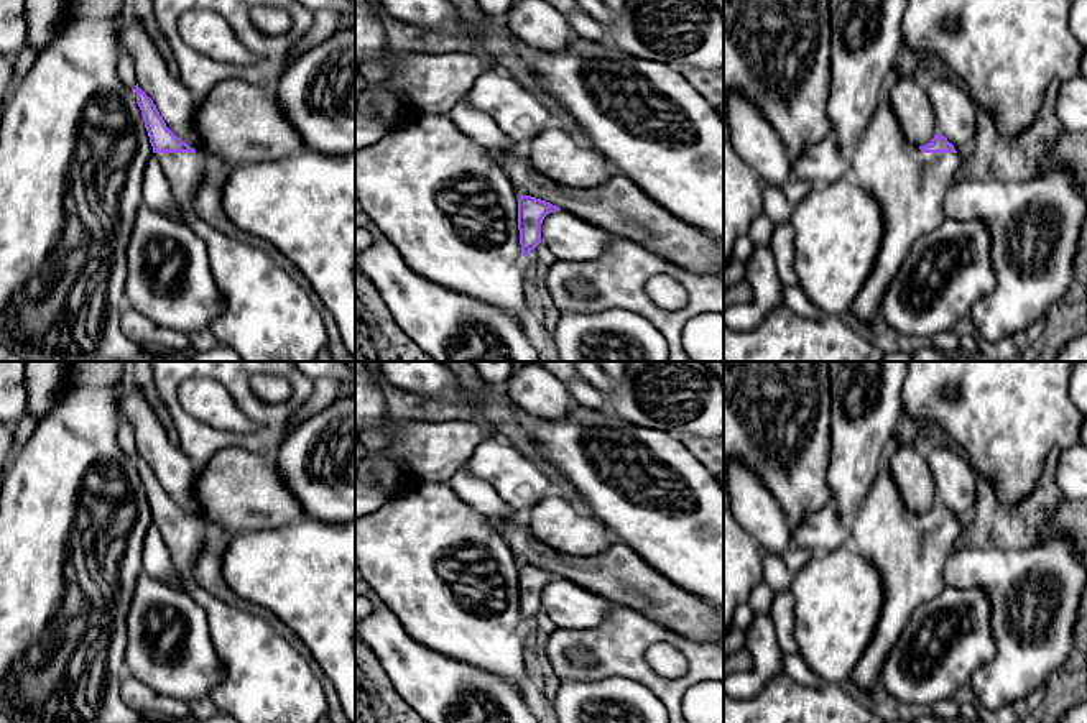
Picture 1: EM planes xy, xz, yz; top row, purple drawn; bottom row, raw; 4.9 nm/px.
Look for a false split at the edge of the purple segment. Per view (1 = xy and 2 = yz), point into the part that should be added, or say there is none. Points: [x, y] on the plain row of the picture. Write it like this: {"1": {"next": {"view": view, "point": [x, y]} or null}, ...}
{"1": {"next": {"view": "xy", "point": [185, 539]}}, "2": {"next": {"view": "yz", "point": [910, 552]}}}

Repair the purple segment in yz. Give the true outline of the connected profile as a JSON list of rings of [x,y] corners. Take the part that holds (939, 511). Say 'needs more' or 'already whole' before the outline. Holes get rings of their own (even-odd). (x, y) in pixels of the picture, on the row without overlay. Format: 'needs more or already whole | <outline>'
needs more | [[[885,465],[875,477],[868,493],[865,495],[855,519],[850,526],[850,547],[868,559],[878,570],[883,585],[883,605],[880,613],[880,621],[875,626],[875,633],[862,652],[860,661],[850,674],[850,680],[867,692],[873,692],[880,688],[880,675],[883,662],[886,661],[890,651],[895,647],[896,639],[901,636],[903,629],[908,624],[908,619],[923,603],[937,596],[944,585],[944,564],[947,554],[954,549],[955,541],[960,536],[960,524],[957,523],[952,511],[947,509],[946,504],[936,501],[934,506],[924,514],[911,513],[901,495],[898,486],[893,481],[893,477]]]

